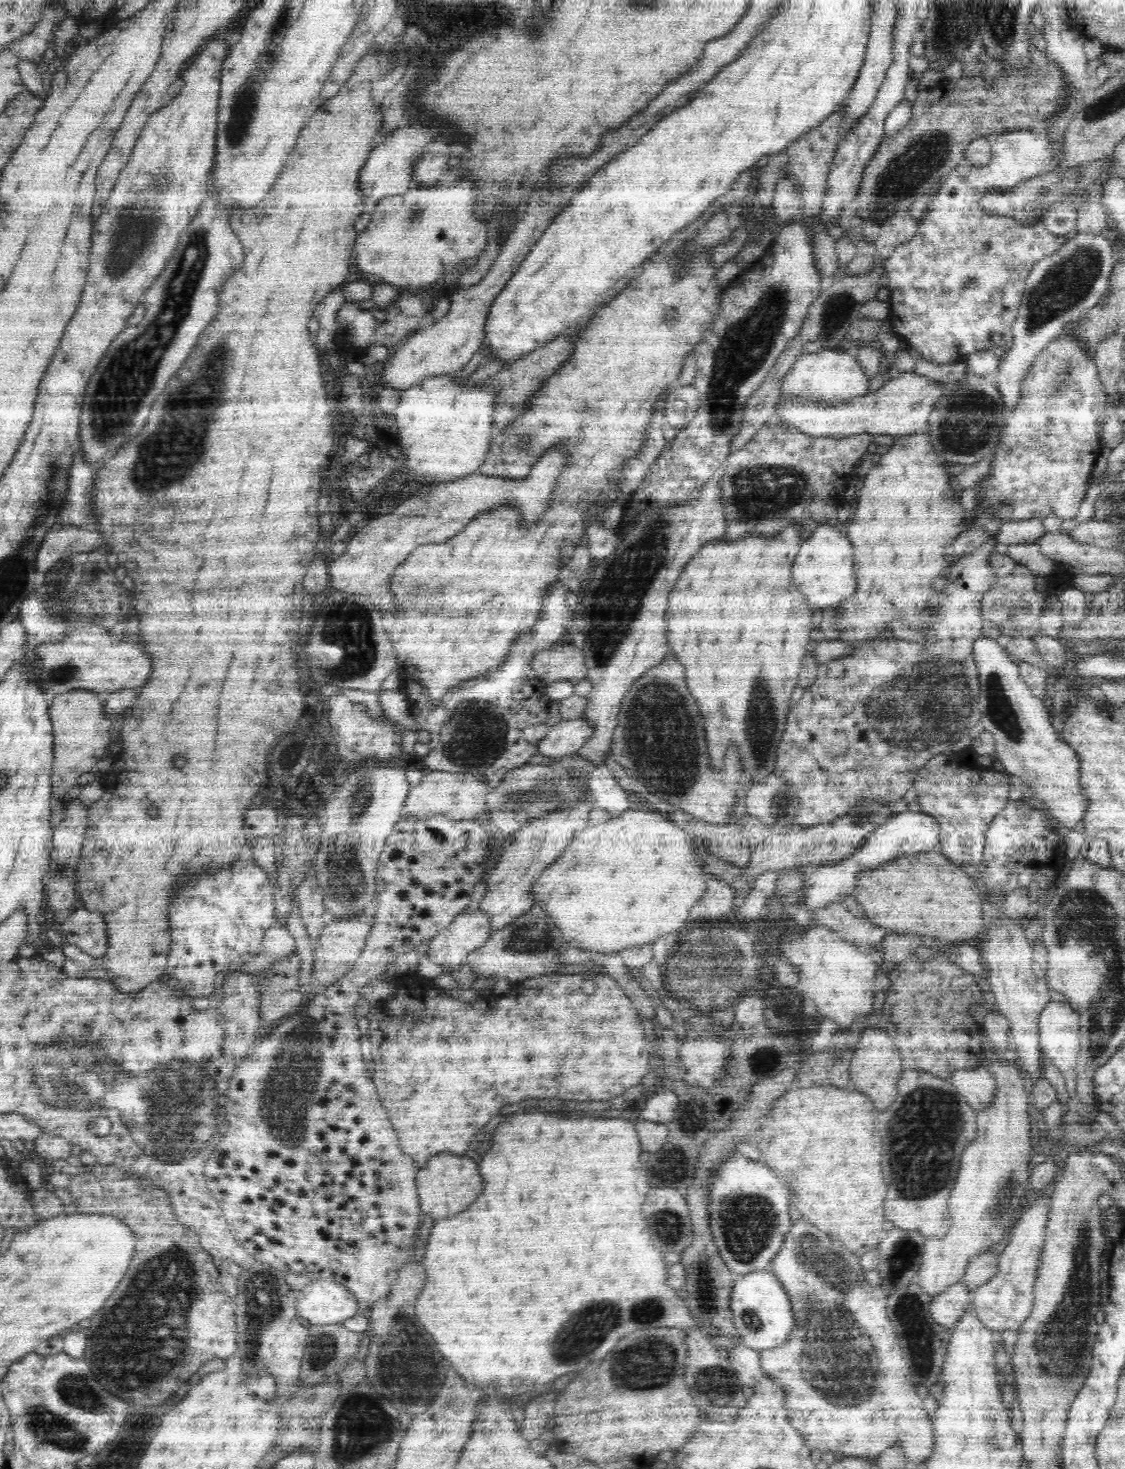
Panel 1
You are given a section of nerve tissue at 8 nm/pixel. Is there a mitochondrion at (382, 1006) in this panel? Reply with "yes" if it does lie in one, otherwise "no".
no

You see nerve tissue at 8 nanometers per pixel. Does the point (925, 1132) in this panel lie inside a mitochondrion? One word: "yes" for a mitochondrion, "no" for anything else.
yes

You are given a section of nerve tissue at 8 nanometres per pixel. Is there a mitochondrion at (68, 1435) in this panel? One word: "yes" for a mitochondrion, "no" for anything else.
yes

